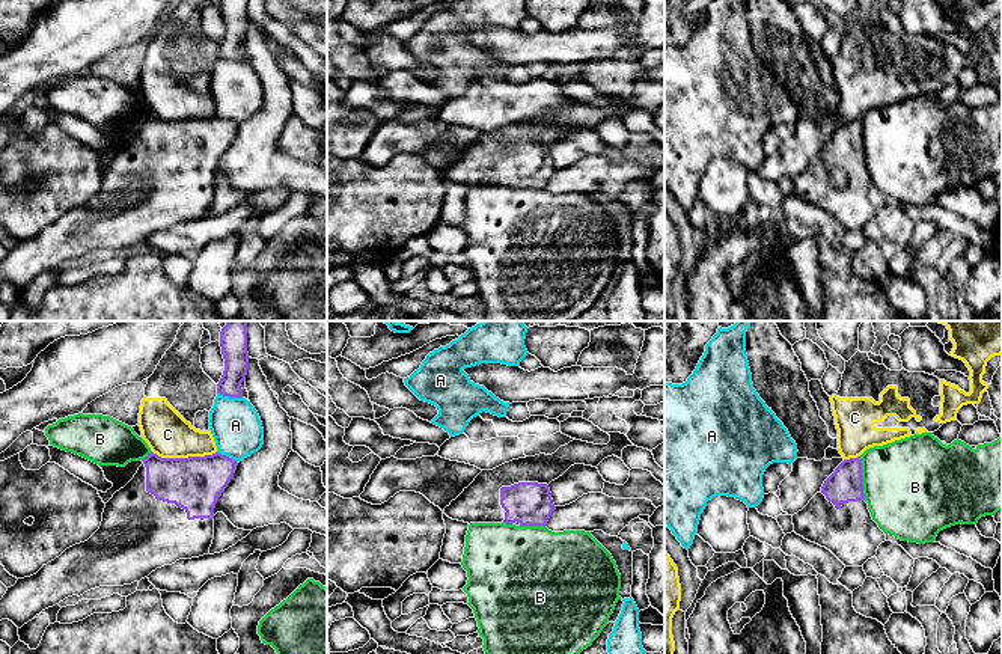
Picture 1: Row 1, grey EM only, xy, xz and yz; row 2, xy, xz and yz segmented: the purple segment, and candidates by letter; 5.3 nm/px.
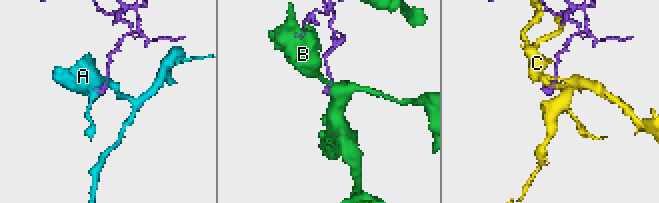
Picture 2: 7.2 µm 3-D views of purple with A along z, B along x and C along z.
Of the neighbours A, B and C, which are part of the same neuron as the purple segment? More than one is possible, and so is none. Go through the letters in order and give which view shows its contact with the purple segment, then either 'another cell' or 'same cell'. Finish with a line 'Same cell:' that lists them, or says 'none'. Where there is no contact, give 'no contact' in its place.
A: xy | another cell
B: yz | another cell
C: xy | another cell
Same cell: none

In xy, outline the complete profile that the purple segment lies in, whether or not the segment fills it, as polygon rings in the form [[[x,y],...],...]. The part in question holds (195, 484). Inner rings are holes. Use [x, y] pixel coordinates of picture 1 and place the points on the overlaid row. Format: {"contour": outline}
{"contour": [[[151,452],[134,478],[105,503],[99,529],[84,542],[66,549],[59,558],[44,565],[36,574],[18,579],[0,600],[0,621],[9,619],[18,628],[42,610],[53,607],[72,595],[99,586],[124,586],[140,582],[157,568],[172,565],[179,559],[209,555],[214,539],[214,508],[231,482],[238,463],[218,452],[205,457],[161,458]]]}

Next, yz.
{"contour": [[[860,457],[844,460],[824,481],[821,491],[793,515],[793,524],[797,535],[826,547],[845,567],[863,567],[874,558],[878,546],[886,541],[886,533],[872,520],[865,502]]]}

